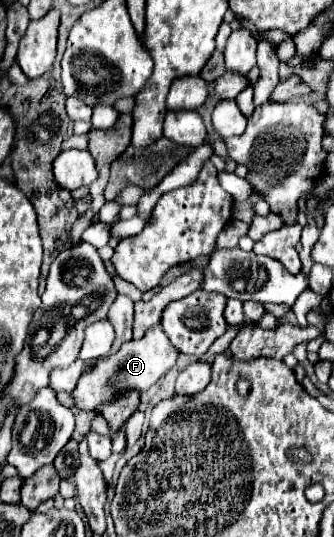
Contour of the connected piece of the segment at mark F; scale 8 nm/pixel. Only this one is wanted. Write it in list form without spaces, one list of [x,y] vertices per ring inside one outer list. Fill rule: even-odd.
[[[158,323],[152,329],[148,329],[142,339],[124,343],[118,353],[98,361],[92,371],[84,371],[72,393],[74,403],[80,409],[100,411],[100,403],[106,403],[106,399],[112,399],[116,393],[126,393],[128,389],[144,393],[150,385],[154,385],[164,373],[168,373],[176,365],[176,359],[178,349],[170,343],[168,335],[162,329],[162,323]]]

